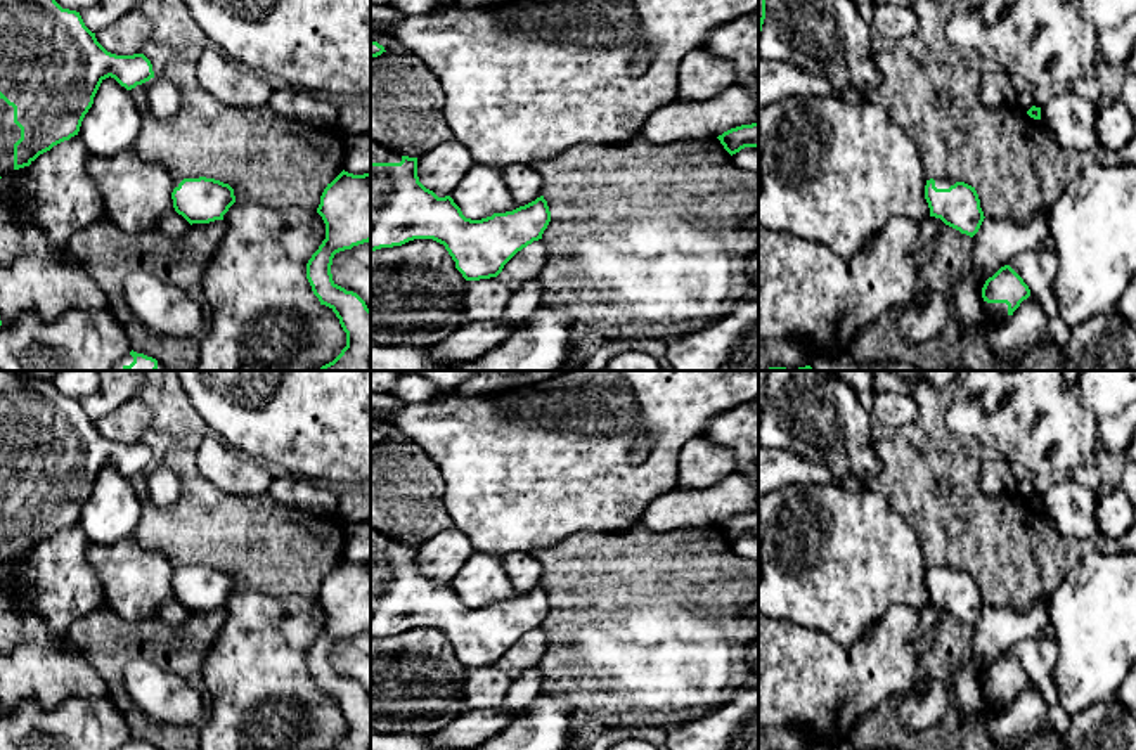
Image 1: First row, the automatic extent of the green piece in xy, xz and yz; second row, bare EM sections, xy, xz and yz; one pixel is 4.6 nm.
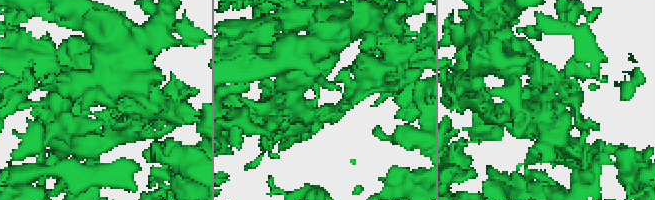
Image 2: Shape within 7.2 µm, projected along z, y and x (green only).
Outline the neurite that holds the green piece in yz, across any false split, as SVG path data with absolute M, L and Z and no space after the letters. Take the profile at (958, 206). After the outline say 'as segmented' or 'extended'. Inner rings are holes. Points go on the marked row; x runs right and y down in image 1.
M954 178L926 180L925 199L930 217L970 237L978 232L985 218L975 187Z; extended

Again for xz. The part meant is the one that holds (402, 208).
M371 139L371 251L433 239L445 246L466 281L497 277L523 248L542 239L551 222L544 196L513 211L466 218L450 196L438 197L417 177L417 158L400 156Z; extended

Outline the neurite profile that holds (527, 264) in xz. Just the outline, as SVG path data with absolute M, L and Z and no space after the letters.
M542 239L533 241L521 251L518 251L502 268L502 275L509 277L513 281L530 281L539 279L545 263L547 263L549 253Z

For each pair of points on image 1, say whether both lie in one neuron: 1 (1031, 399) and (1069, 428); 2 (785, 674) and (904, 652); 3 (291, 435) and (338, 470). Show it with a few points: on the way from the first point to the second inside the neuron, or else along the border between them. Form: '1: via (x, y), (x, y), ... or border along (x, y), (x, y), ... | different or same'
1: via (1039, 406), (1060, 423) | same
2: via (814, 674), (866, 674), (875, 671) | same
3: via (303, 435), (326, 458) | same

